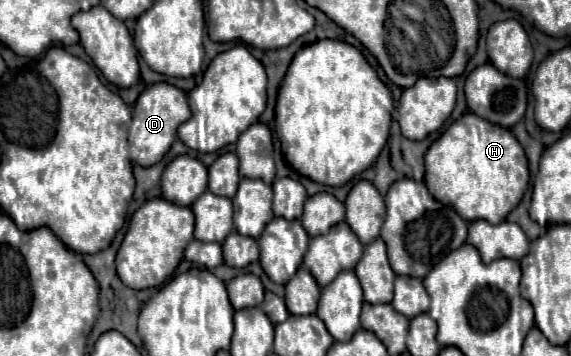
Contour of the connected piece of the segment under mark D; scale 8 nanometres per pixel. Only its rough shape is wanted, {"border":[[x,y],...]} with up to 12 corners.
{"border":[[146,87],[128,129],[132,163],[162,161],[190,117],[184,91]]}

